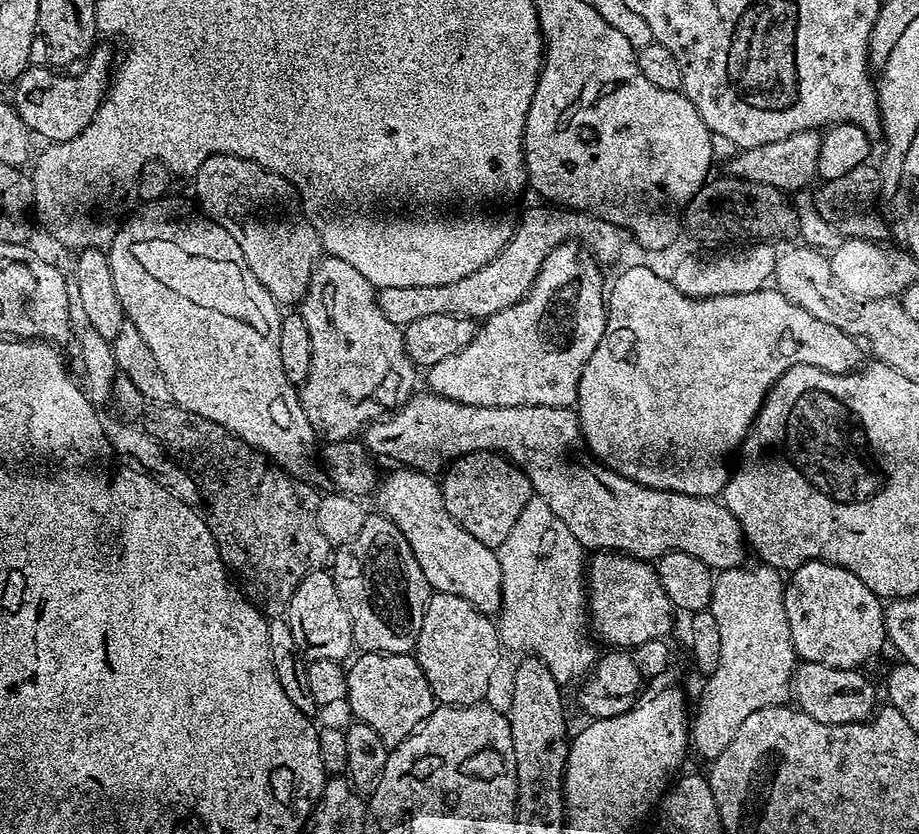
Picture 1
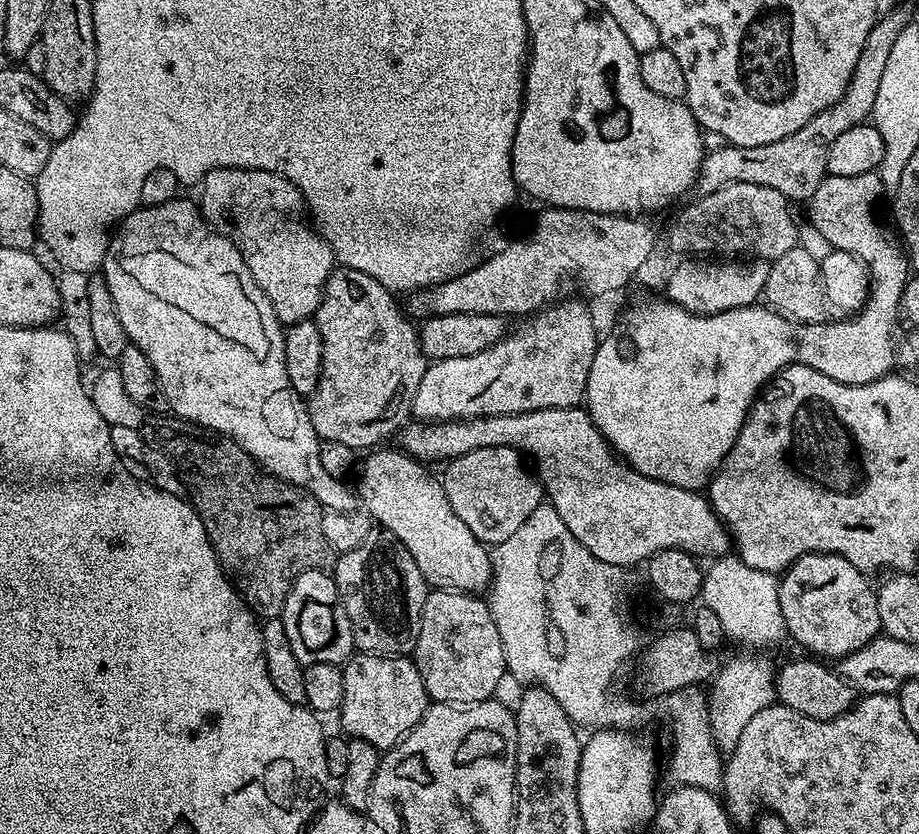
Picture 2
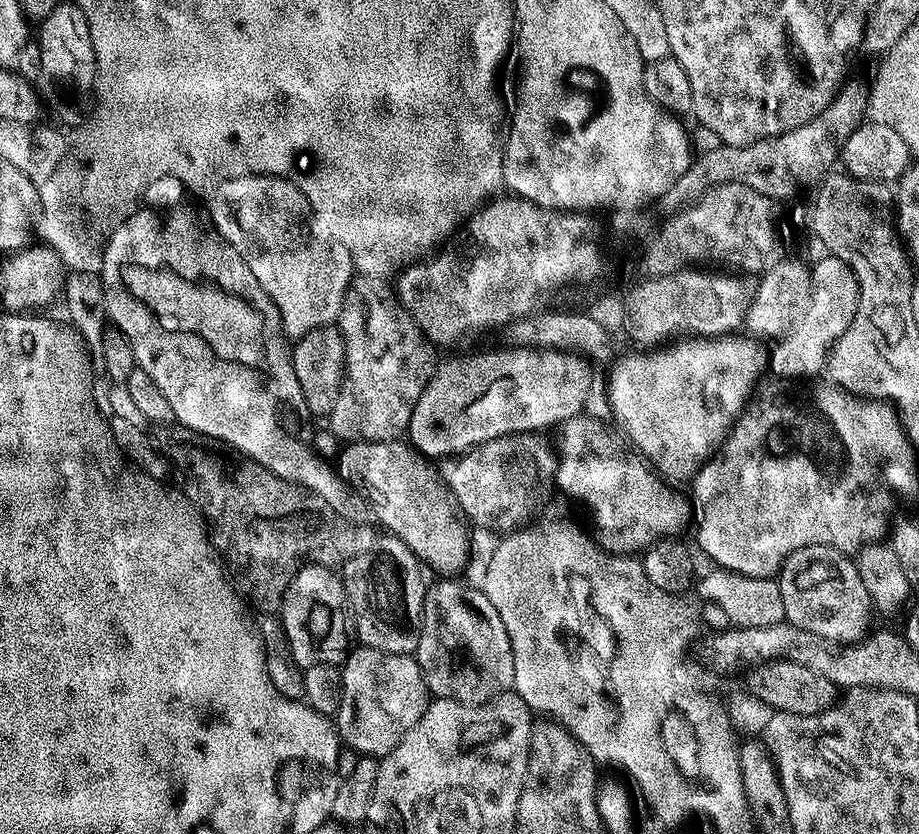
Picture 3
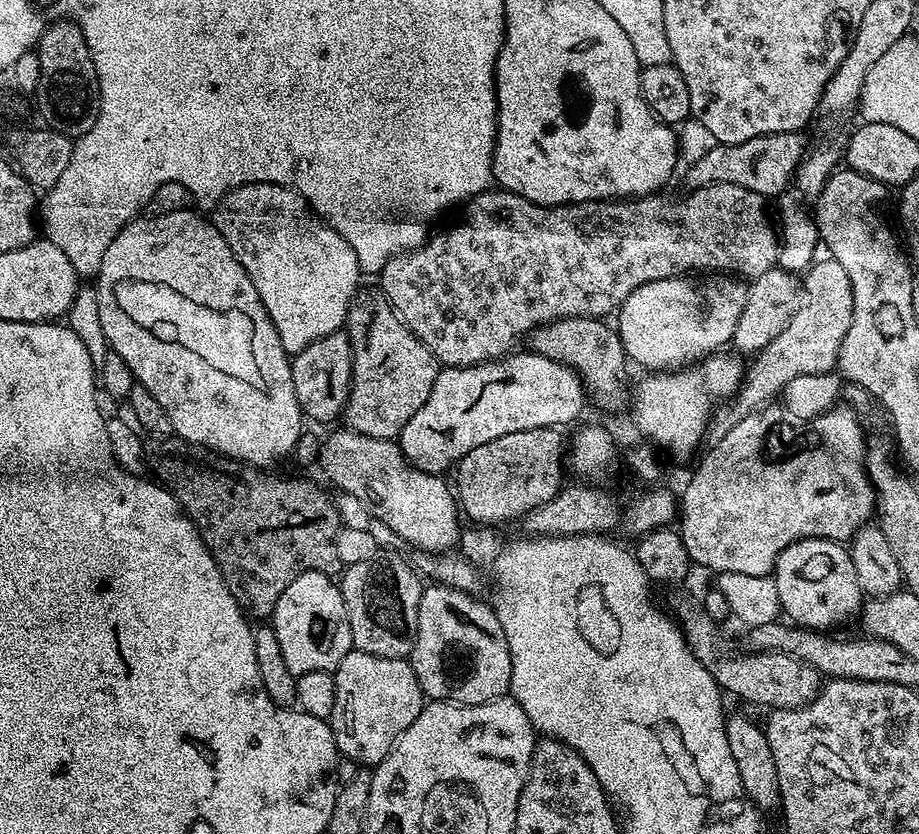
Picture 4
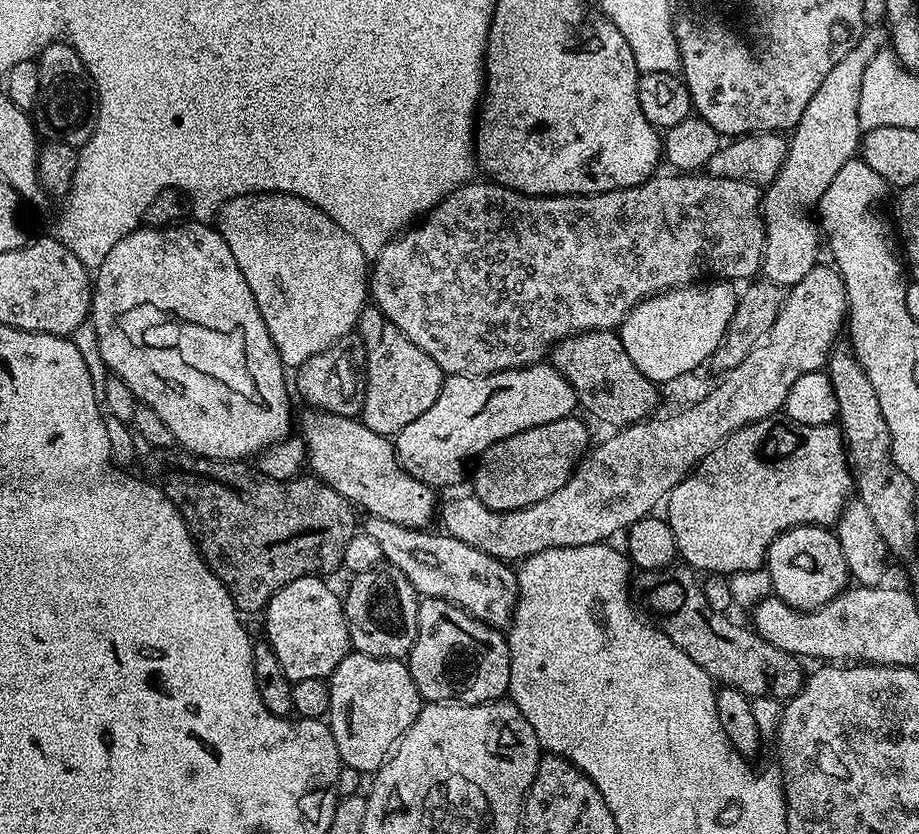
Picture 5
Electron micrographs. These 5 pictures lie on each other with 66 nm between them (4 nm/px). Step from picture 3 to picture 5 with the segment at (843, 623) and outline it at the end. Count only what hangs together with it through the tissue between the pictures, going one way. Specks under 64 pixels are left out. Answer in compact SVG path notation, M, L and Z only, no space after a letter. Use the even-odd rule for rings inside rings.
M803 524L782 533L768 548L766 567L772 579L772 591L791 608L809 612L845 591L850 575L835 531L818 524Z

